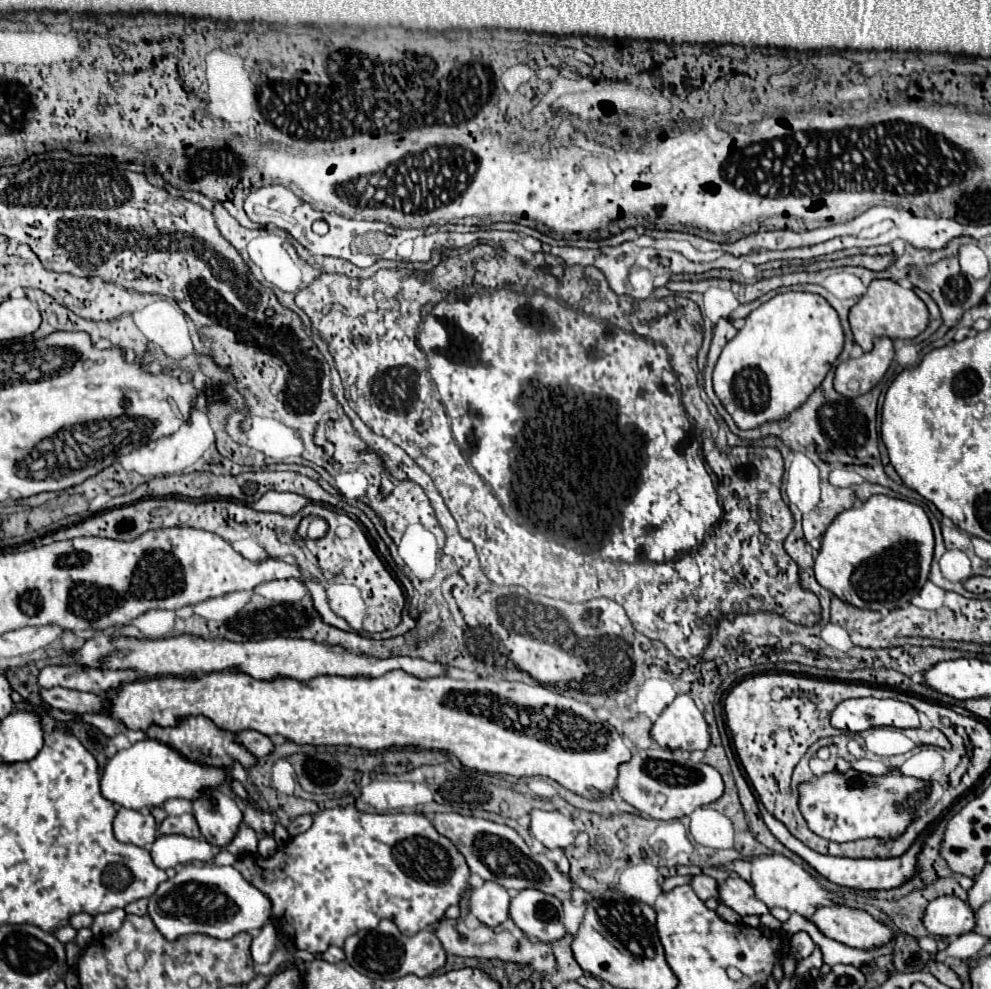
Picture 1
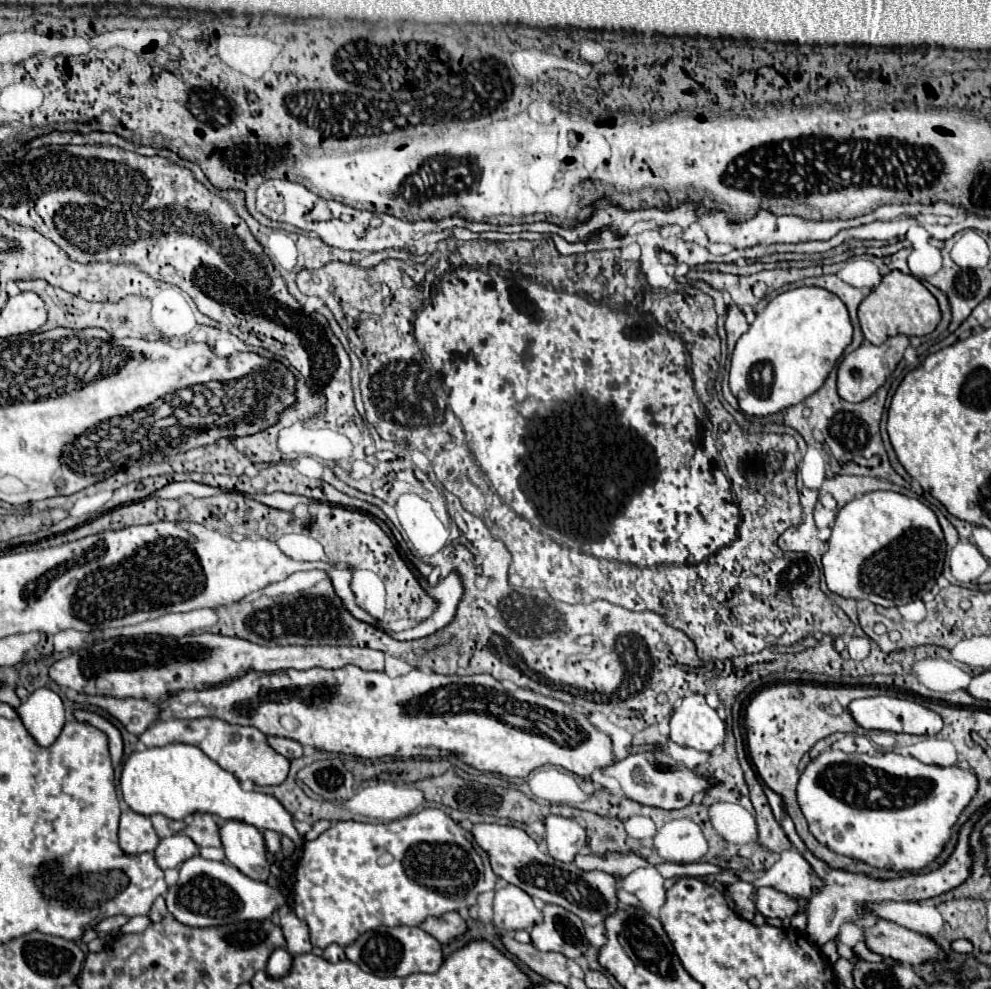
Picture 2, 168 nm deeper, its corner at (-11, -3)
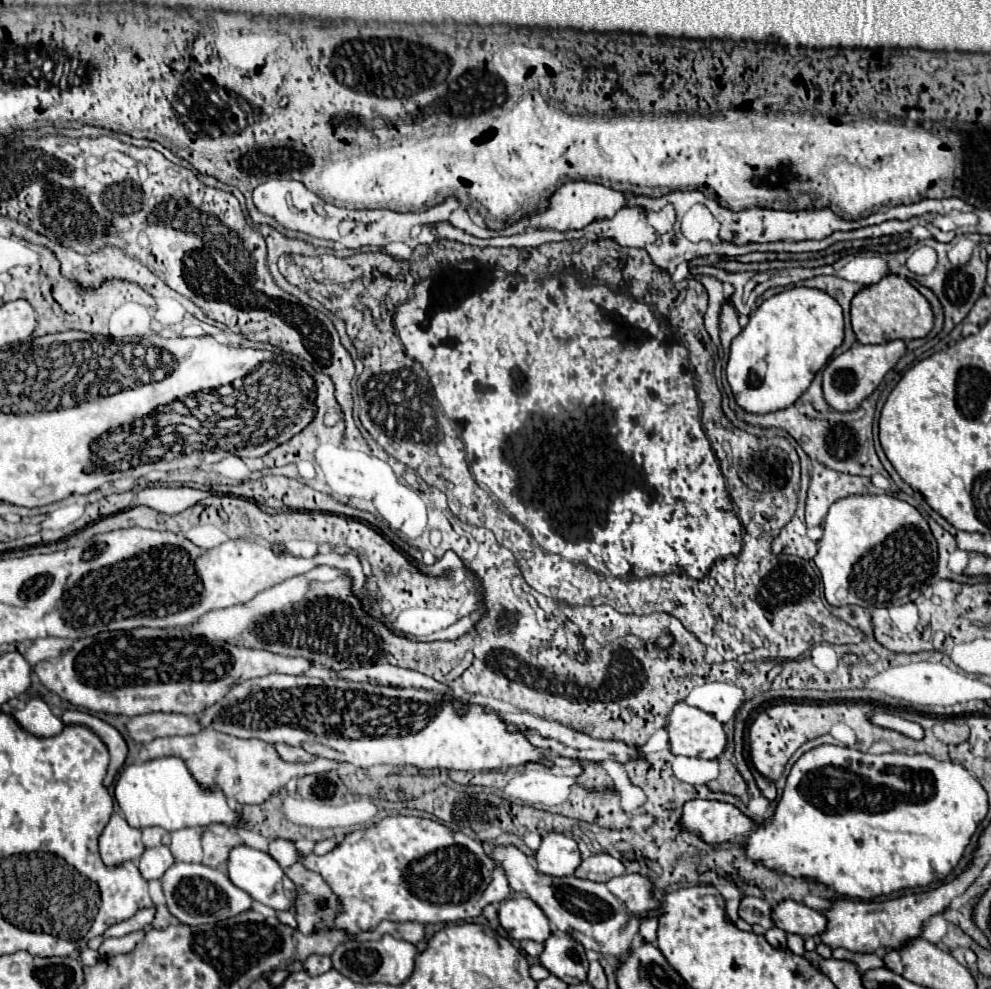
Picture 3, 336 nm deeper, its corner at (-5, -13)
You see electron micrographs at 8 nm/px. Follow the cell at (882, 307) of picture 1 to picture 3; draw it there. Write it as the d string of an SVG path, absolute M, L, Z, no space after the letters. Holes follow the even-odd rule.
M886 275L876 285L864 287L852 299L852 329L856 339L864 345L880 345L886 341L920 339L934 327L934 315L926 297L904 277Z

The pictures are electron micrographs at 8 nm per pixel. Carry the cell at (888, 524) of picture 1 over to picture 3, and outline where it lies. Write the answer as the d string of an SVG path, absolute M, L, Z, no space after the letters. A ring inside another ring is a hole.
M850 495L838 499L830 507L824 521L824 535L818 541L818 555L814 557L814 563L820 569L824 595L830 605L840 607L848 603L860 607L898 607L928 593L930 583L936 575L938 549L926 519L906 501L890 495Z

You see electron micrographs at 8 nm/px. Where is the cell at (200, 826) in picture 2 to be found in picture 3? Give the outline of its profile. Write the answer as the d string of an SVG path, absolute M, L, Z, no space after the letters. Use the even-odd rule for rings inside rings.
M210 825L202 833L204 859L202 863L208 867L216 867L218 863L226 863L228 851L238 845L240 839L226 825Z

